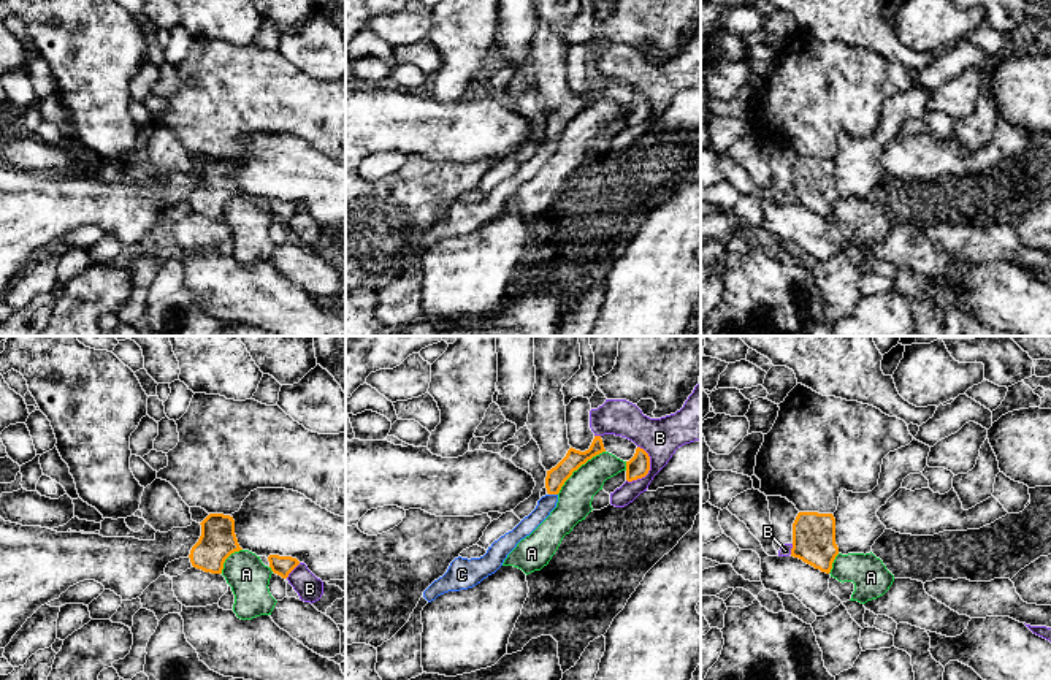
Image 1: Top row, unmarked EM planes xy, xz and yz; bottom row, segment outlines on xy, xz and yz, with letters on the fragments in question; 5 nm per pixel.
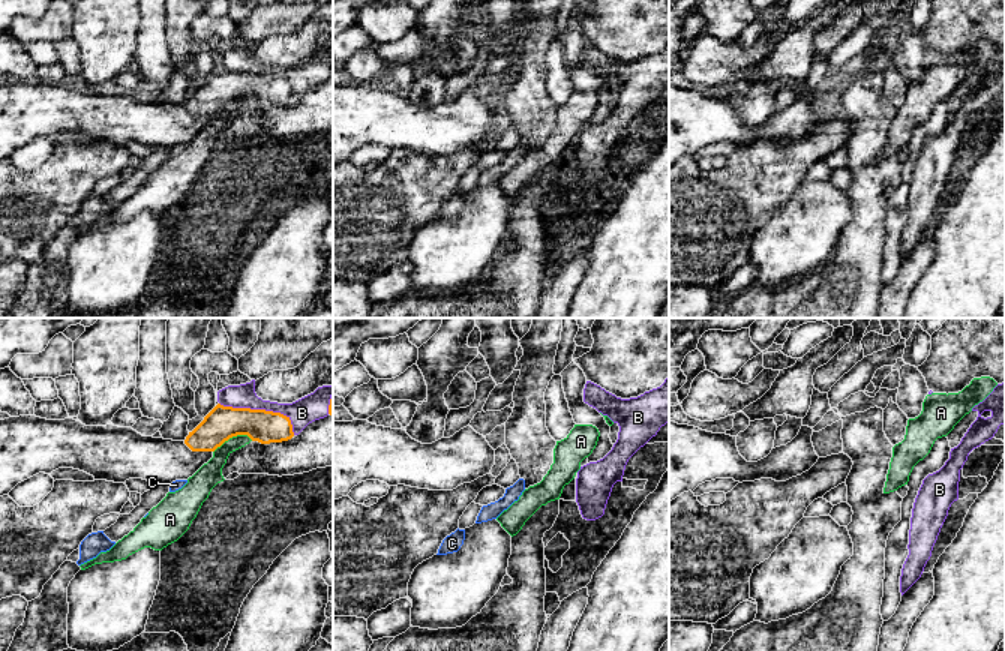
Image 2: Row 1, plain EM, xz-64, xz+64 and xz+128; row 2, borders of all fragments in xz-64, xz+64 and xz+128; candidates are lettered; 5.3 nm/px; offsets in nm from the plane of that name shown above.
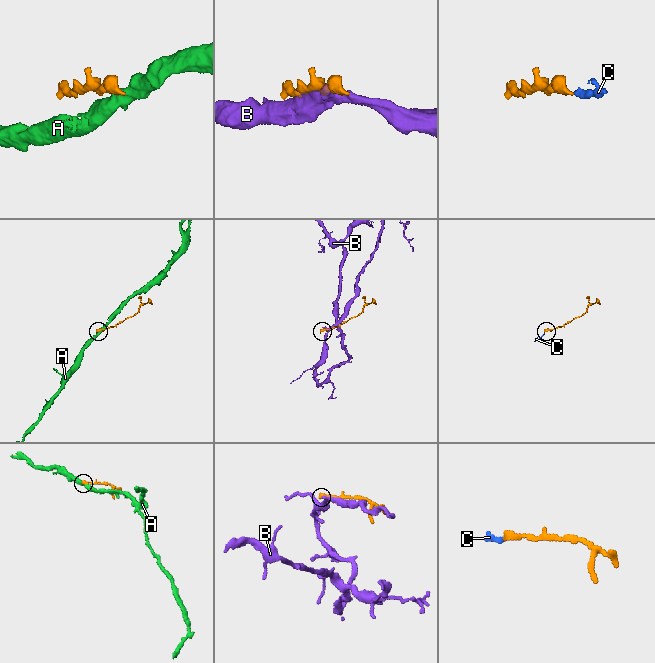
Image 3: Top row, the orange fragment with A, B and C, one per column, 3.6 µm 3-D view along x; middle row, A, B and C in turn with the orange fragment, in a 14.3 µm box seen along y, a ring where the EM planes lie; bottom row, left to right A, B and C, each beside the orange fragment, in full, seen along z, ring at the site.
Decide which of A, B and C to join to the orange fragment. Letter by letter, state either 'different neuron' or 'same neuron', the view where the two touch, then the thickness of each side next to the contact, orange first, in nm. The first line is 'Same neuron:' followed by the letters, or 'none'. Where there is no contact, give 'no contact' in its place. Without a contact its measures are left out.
Same neuron: C
A: different neuron | xz | 100/180 nm
B: different neuron | xz | 110/200 nm
C: same neuron | xz | 100/90 nm

